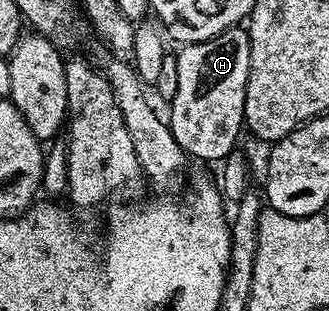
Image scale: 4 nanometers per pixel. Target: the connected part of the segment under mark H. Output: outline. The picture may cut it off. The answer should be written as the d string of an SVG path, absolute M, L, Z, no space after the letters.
M242 28L228 29L212 39L183 45L177 51L177 56L180 84L176 88L176 96L169 103L170 114L168 113L172 136L176 136L176 144L180 144L182 151L191 159L221 163L227 156L235 153L237 146L234 145L237 144L238 137L244 134L244 96L250 67L250 35Z

